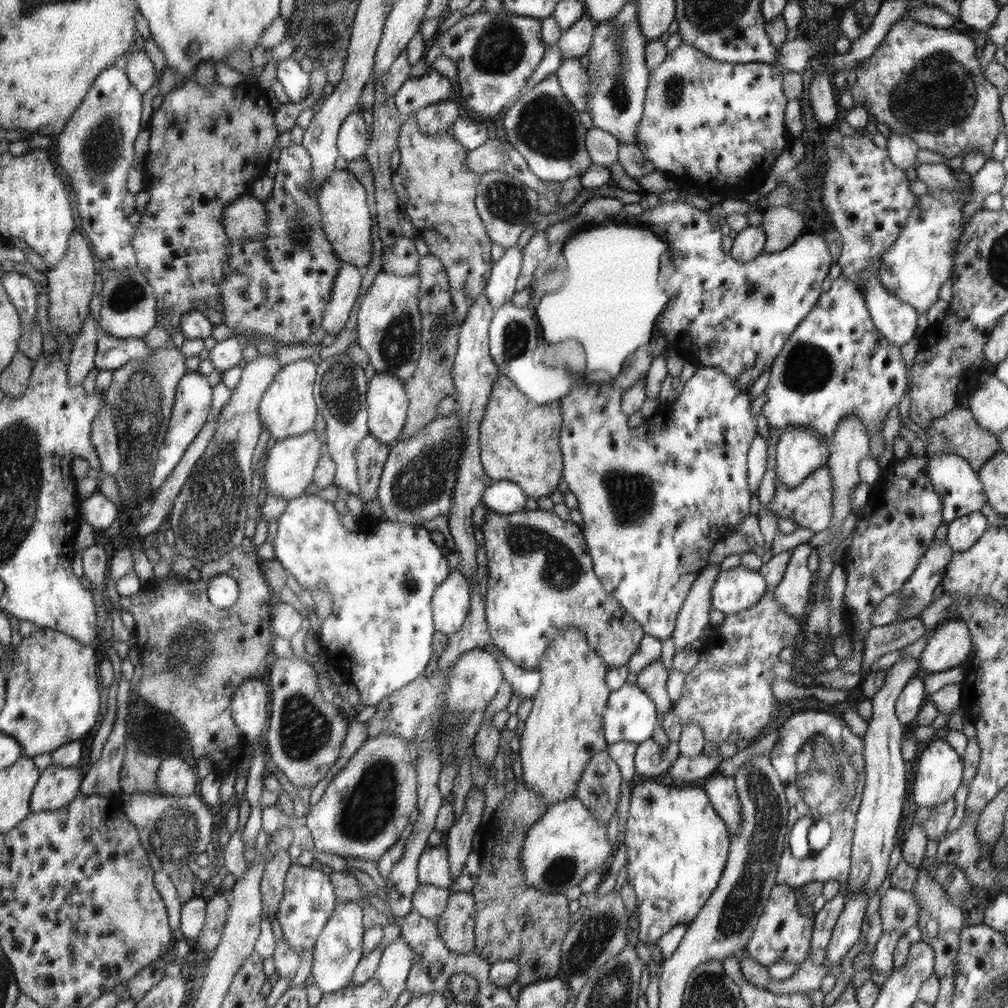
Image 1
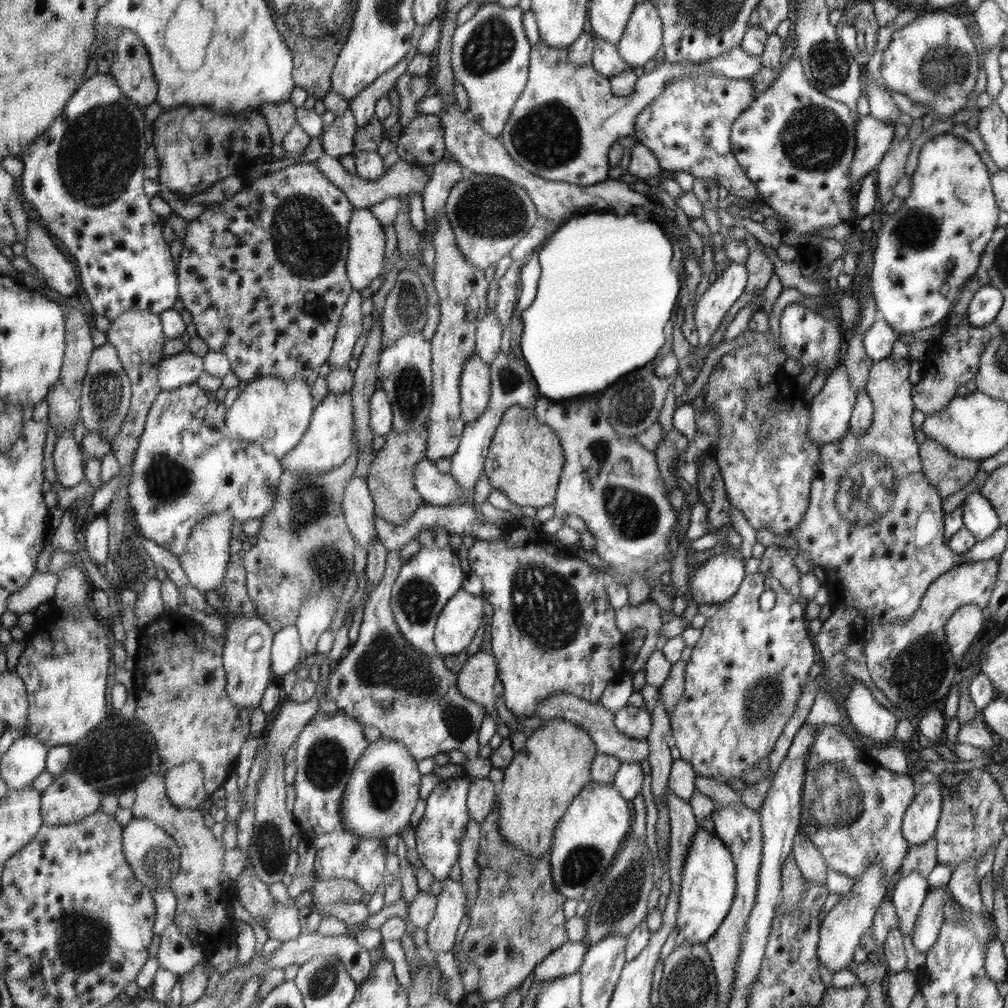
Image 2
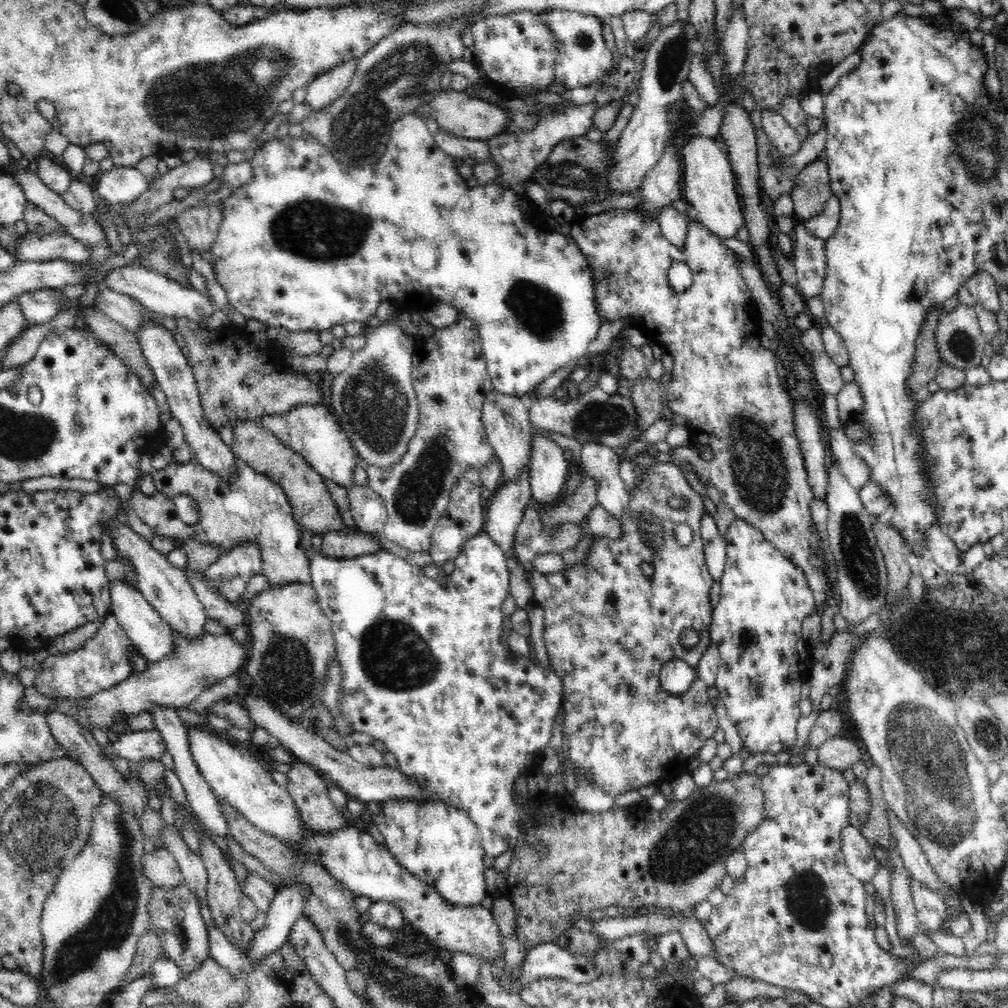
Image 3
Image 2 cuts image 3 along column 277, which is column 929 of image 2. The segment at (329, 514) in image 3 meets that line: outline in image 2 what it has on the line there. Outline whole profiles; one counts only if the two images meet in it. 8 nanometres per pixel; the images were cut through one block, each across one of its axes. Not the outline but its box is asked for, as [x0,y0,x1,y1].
[921,437,986,499]

